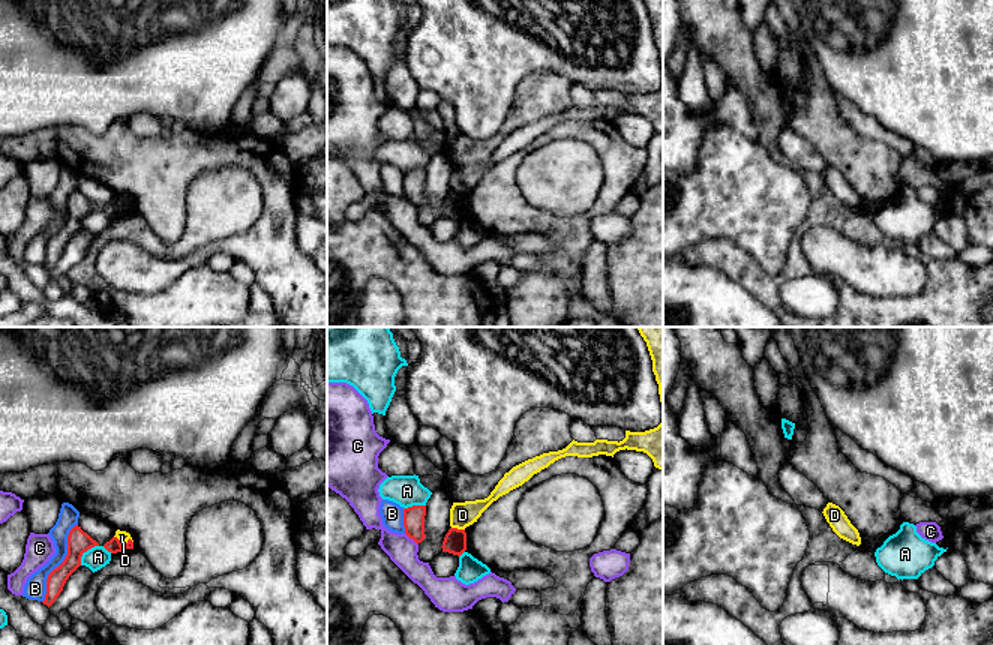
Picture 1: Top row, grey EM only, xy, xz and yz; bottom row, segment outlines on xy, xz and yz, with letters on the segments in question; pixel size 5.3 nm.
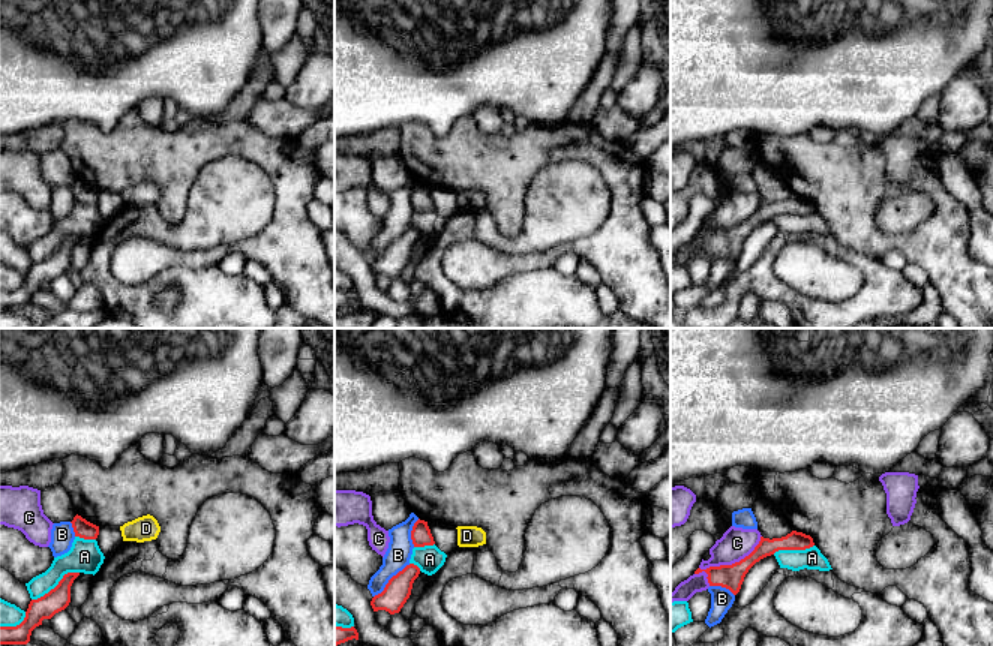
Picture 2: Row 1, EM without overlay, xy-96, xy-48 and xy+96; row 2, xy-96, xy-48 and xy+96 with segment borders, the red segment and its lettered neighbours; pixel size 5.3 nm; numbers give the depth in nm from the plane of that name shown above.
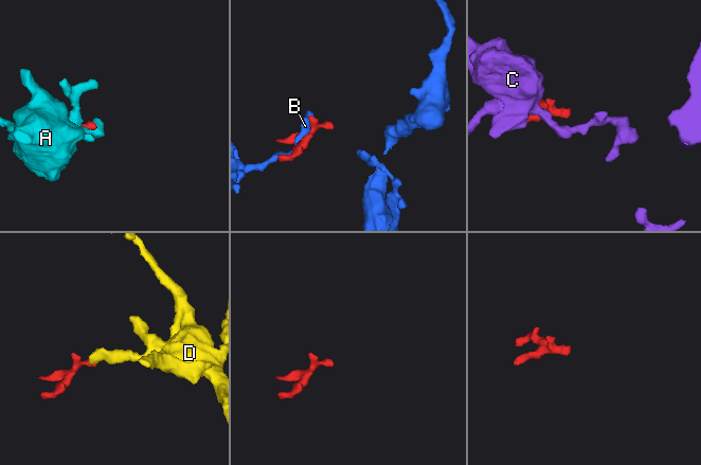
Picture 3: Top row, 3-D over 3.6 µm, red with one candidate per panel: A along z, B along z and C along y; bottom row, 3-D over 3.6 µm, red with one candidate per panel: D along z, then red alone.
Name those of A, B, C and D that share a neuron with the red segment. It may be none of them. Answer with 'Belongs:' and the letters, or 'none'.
Belongs: none

